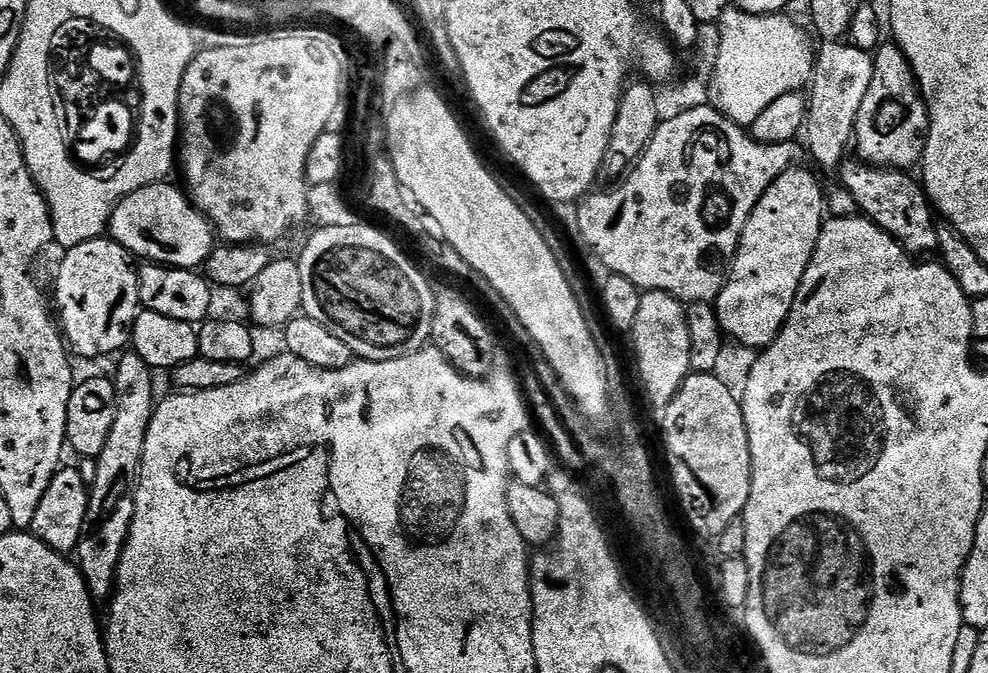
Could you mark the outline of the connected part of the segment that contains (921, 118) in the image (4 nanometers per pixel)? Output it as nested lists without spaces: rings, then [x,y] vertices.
[[[894,42],[881,43],[873,57],[873,77],[870,90],[862,101],[861,110],[855,126],[854,148],[857,148],[859,159],[869,166],[885,168],[911,169],[911,164],[919,165],[924,159],[924,146],[928,130],[928,105],[920,94],[920,85],[916,83],[916,75],[906,58],[904,51]]]

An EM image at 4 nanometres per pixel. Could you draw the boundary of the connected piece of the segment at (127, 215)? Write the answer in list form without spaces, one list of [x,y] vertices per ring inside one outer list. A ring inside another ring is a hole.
[[[172,182],[151,184],[142,190],[134,190],[126,198],[119,200],[112,211],[110,236],[133,257],[141,256],[141,261],[193,270],[203,265],[218,244],[212,223]]]

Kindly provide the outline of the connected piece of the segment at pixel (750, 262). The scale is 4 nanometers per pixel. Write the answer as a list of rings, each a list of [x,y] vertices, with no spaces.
[[[793,166],[785,170],[771,186],[766,190],[766,194],[762,194],[762,198],[754,206],[754,210],[750,214],[750,218],[746,222],[746,230],[740,236],[740,248],[736,252],[736,256],[732,259],[732,267],[728,274],[728,283],[724,285],[724,289],[720,291],[719,296],[716,297],[714,303],[716,306],[716,313],[718,314],[718,322],[722,326],[725,337],[729,341],[737,340],[740,344],[745,344],[748,348],[756,348],[755,350],[763,350],[776,341],[776,336],[783,330],[785,322],[788,320],[790,310],[796,301],[796,295],[800,289],[802,278],[806,274],[808,264],[812,260],[814,250],[820,242],[820,232],[826,223],[826,192],[825,189],[820,189],[820,184],[801,166]]]

